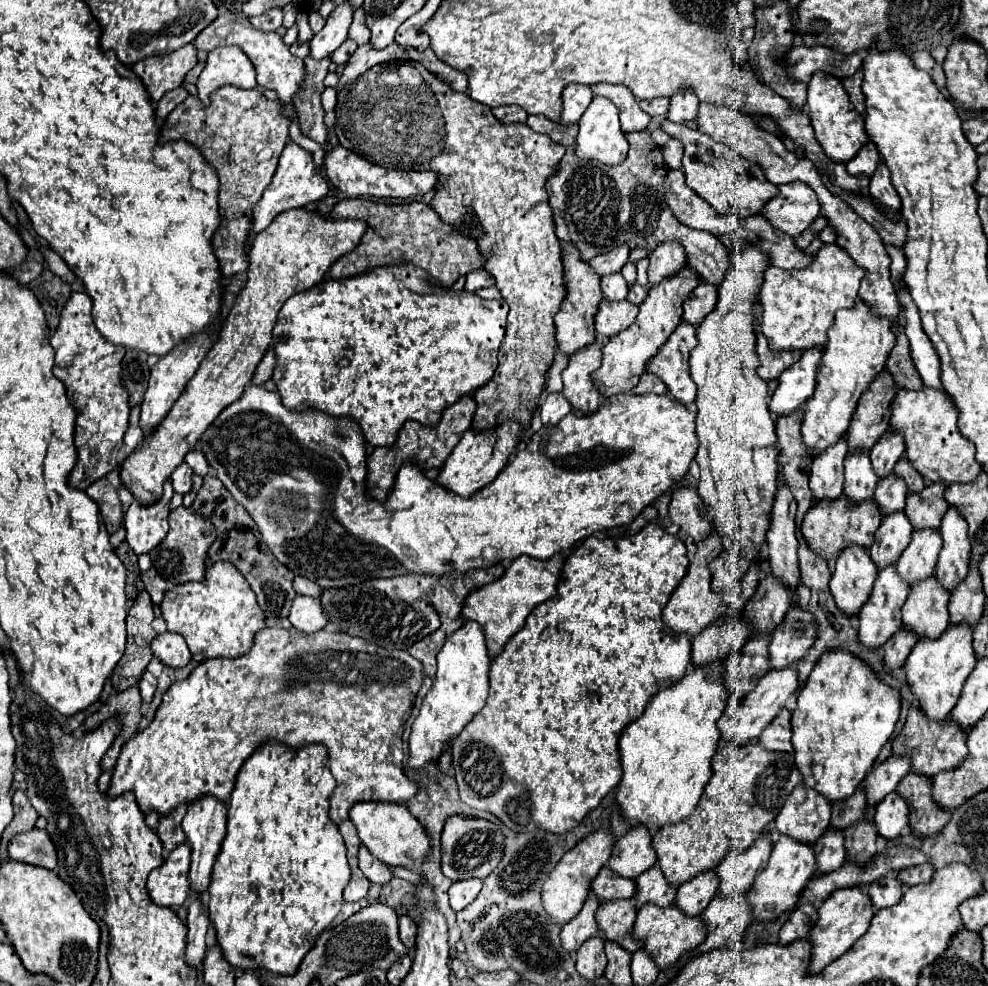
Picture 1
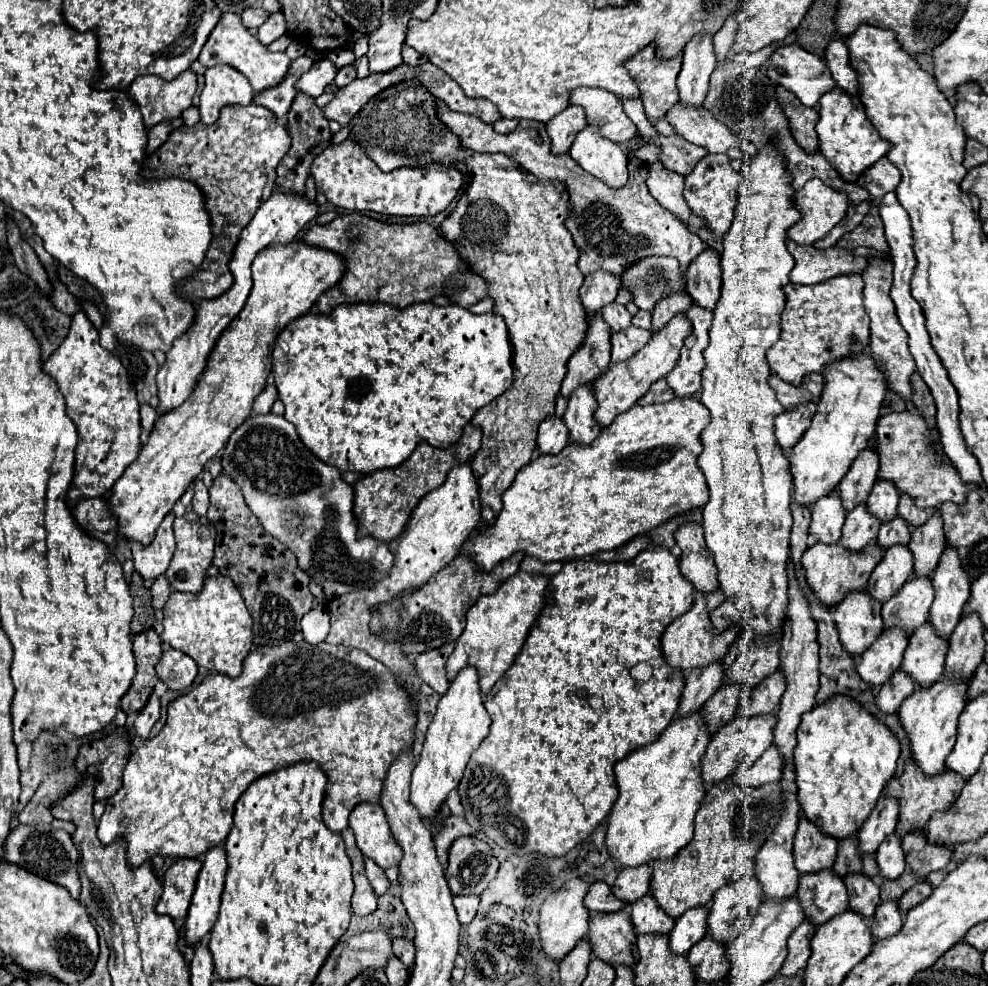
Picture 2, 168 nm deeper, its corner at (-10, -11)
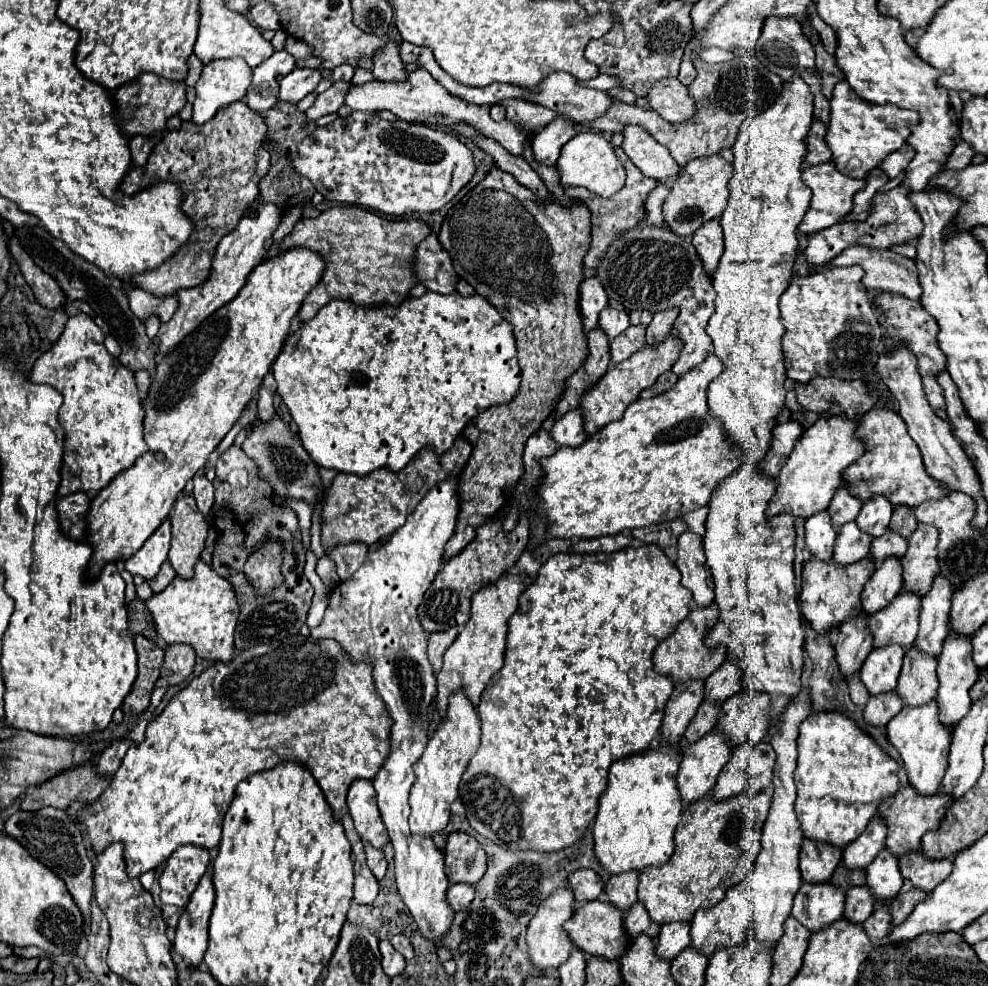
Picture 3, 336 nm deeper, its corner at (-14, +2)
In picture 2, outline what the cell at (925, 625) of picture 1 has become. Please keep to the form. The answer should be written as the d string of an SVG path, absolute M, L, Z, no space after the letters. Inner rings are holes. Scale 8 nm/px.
M924 624L914 632L904 652L902 670L914 680L916 688L930 688L930 684L942 676L946 648L946 640L938 638L930 624Z

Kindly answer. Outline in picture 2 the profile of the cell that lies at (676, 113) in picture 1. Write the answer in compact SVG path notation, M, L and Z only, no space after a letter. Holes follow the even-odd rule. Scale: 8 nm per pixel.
M696 34L684 48L682 70L678 74L680 102L690 106L702 106L708 92L708 80L714 68L716 58L714 58L712 34L708 36Z

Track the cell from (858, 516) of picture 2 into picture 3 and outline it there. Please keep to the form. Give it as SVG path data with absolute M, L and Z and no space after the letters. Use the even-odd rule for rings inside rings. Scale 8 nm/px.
M850 521L844 527L840 527L840 533L834 545L834 559L842 565L860 561L870 553L870 543L872 543L872 535L864 533L856 525L856 521Z

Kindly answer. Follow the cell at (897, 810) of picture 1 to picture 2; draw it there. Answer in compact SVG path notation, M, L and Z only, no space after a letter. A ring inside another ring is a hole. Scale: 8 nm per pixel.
M890 834L876 852L876 864L878 864L878 876L882 880L896 880L902 876L906 862L902 852L902 840L898 834Z

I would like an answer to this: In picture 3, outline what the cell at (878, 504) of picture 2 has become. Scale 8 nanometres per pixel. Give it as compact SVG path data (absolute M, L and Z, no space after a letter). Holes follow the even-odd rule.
M872 495L864 503L864 507L862 507L856 523L858 523L858 527L862 527L862 531L878 537L890 525L892 509L894 509L892 503L884 495Z

